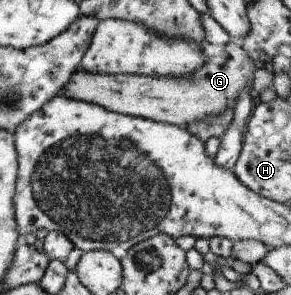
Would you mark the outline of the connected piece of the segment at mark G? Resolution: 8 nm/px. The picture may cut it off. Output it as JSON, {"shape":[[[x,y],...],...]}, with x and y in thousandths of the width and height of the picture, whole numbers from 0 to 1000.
{"shape":[[[790,136],[756,186],[711,193],[708,214],[687,234],[639,261],[309,254],[268,237],[241,281],[213,302],[210,322],[423,390],[636,431],[646,417],[680,417],[687,403],[722,403],[763,390],[770,376],[804,373],[811,336],[832,315],[873,325],[869,237],[866,200],[821,159],[814,139]]]}

